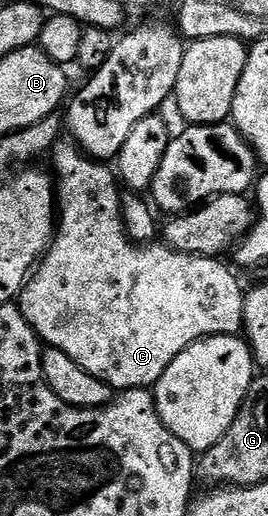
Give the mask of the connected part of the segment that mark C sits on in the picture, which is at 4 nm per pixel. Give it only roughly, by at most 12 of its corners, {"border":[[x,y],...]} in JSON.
{"border":[[56,140],[27,327],[116,392],[243,329],[218,258],[133,243],[106,162]]}

